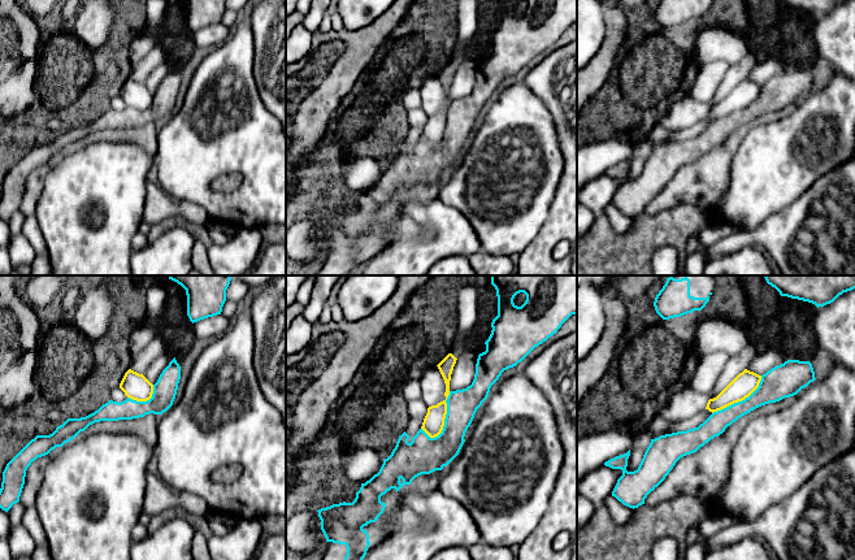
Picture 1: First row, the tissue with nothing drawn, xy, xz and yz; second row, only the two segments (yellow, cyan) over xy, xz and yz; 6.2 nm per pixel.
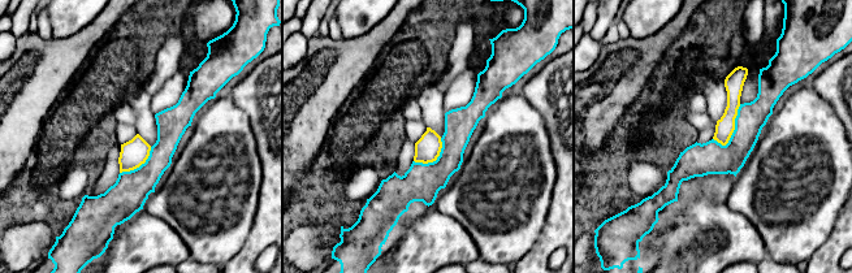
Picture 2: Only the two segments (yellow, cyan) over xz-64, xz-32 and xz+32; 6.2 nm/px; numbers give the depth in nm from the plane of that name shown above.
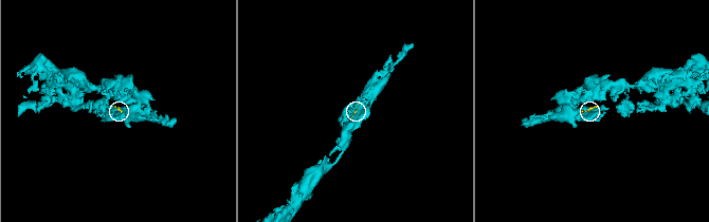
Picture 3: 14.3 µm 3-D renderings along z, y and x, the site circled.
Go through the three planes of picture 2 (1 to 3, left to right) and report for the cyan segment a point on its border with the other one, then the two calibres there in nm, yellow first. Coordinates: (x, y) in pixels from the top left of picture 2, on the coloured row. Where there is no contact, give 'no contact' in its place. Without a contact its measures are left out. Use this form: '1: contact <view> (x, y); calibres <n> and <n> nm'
1: contact xz-64 (139, 165); calibres 160 and 220 nm
2: contact xz-32 (435, 160); calibres 160 and 240 nm
3: contact xz+32 (734, 126); calibres 120 and 200 nm

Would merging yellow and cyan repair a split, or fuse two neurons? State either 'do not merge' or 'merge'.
do not merge

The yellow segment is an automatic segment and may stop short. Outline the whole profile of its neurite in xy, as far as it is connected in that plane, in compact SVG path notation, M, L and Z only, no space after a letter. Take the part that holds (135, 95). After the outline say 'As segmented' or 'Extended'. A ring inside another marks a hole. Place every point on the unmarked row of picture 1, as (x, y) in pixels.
M131 78L125 82L120 97L127 107L136 110L147 110L153 103L153 94L143 83Z. As segmented

